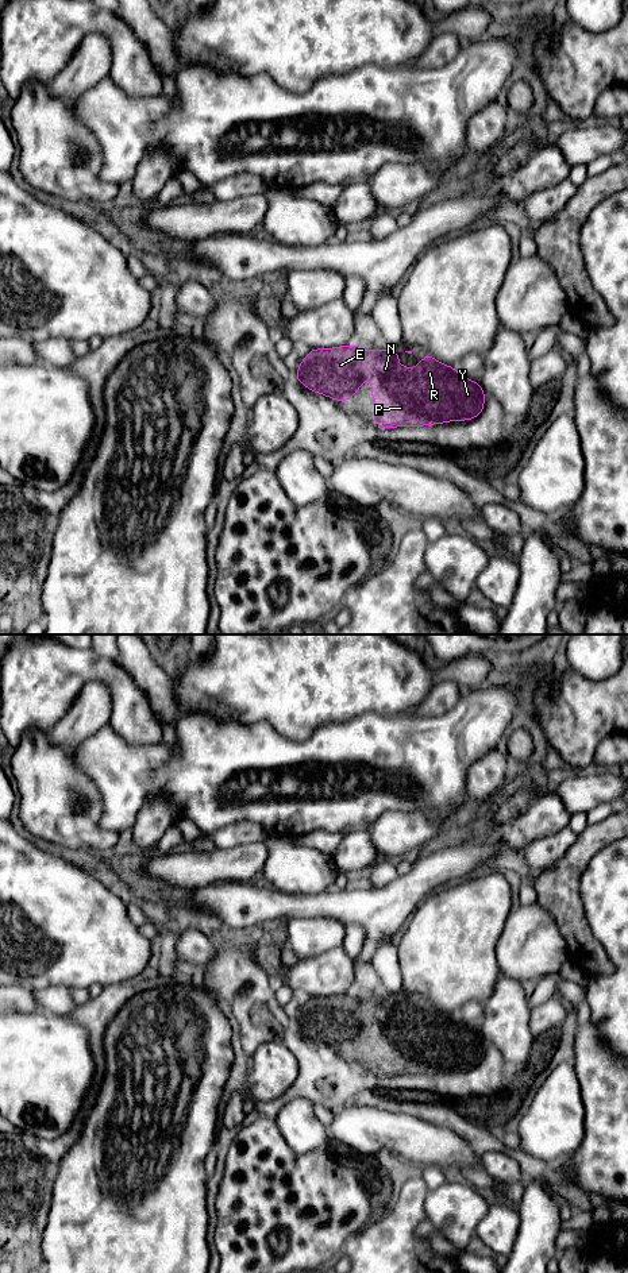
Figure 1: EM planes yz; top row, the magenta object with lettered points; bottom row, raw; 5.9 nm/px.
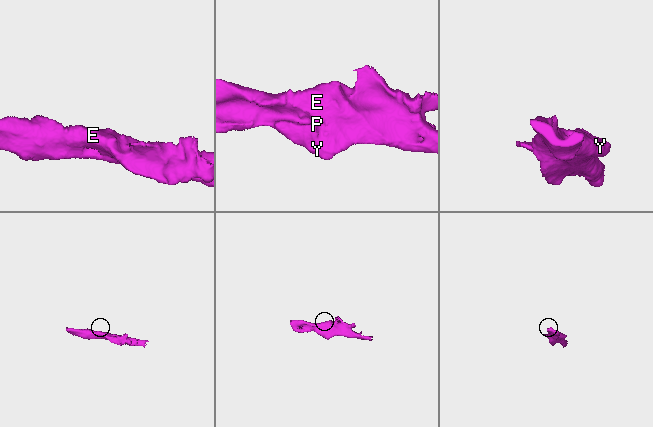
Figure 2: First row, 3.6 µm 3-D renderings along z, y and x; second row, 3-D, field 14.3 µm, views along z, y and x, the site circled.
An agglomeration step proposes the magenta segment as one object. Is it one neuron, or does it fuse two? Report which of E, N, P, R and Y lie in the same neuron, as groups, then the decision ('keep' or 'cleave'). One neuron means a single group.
E N P R Y | keep

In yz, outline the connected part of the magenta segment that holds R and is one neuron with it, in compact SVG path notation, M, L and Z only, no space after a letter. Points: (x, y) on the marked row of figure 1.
M352 344L311 348L300 362L294 378L316 394L334 401L348 402L365 379L371 379L371 398L375 412L371 420L382 429L398 427L425 427L451 421L469 421L485 408L485 390L474 381L462 377L455 367L440 363L429 352L412 370L401 367L396 350L366 350Z

